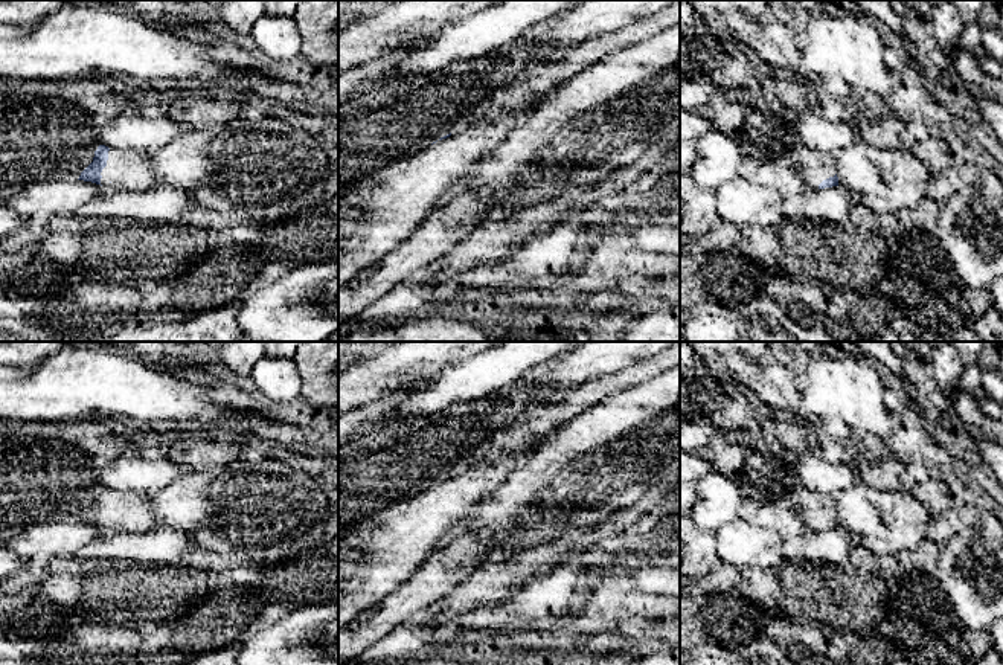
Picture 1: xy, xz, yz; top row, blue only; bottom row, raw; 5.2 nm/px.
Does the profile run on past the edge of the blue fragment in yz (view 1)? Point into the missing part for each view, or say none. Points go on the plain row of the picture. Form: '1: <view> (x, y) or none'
1: yz (814, 508)

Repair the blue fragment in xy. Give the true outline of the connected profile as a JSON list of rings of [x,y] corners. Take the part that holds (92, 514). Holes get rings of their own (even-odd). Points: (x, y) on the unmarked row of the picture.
[[[105,487],[98,488],[93,503],[81,514],[78,522],[102,526],[104,529],[136,532],[159,526],[149,494],[125,493]]]

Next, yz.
[[[799,485],[790,493],[785,505],[794,509],[809,529],[825,531],[838,528],[835,502],[829,494],[816,493]]]

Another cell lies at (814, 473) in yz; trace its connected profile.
[[[819,451],[799,456],[796,471],[802,487],[829,496],[851,488],[858,482],[852,468],[843,464],[829,464],[820,458]]]

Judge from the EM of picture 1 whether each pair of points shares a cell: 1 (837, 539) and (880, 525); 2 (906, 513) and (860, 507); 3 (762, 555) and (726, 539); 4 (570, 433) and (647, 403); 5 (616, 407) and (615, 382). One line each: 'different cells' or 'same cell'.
1: different cells
2: same cell
3: same cell
4: same cell
5: different cells

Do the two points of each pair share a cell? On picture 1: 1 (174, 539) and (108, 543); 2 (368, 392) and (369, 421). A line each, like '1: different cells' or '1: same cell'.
1: same cell
2: different cells

